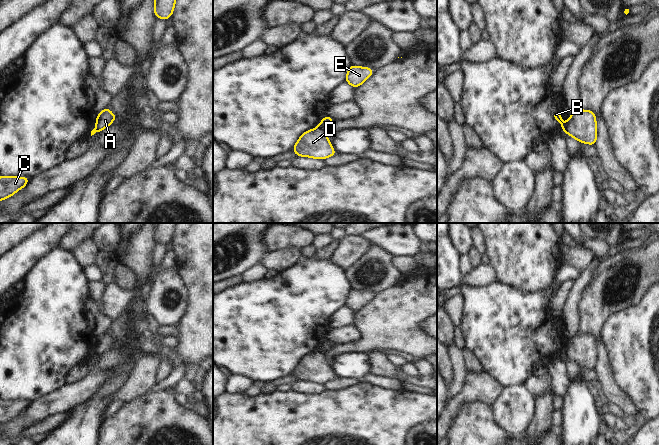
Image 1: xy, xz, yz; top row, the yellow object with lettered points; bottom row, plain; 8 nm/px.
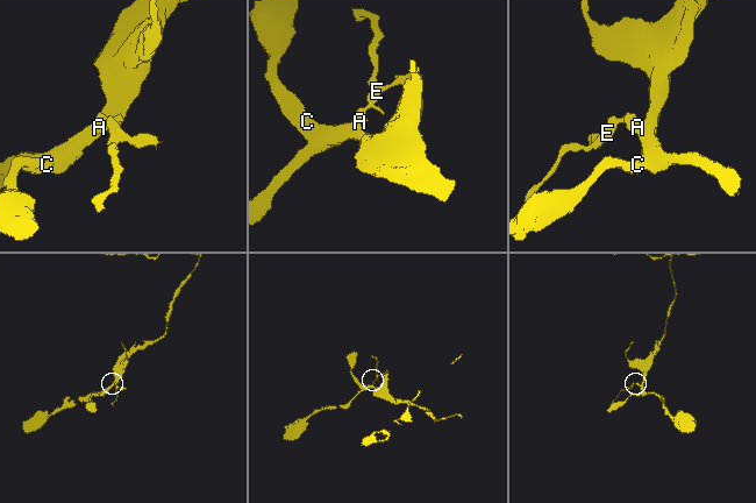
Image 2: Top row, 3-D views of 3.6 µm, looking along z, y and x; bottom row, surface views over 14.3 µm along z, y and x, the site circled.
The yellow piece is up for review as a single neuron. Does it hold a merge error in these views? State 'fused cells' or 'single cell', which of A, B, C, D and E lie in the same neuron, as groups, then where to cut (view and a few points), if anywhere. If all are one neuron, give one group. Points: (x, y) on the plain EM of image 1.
fused cells; groups A B E / C D; cut xz (318, 350), (324, 355)

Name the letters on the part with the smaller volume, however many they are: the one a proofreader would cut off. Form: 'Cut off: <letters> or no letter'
Cut off: A, B, E

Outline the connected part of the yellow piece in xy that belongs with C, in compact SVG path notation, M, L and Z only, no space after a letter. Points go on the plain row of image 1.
M0 400L0 425L13 420L31 404L29 401Z

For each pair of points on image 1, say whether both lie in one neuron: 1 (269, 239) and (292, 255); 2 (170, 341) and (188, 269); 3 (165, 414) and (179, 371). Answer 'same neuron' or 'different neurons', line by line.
1: different neurons
2: different neurons
3: different neurons

